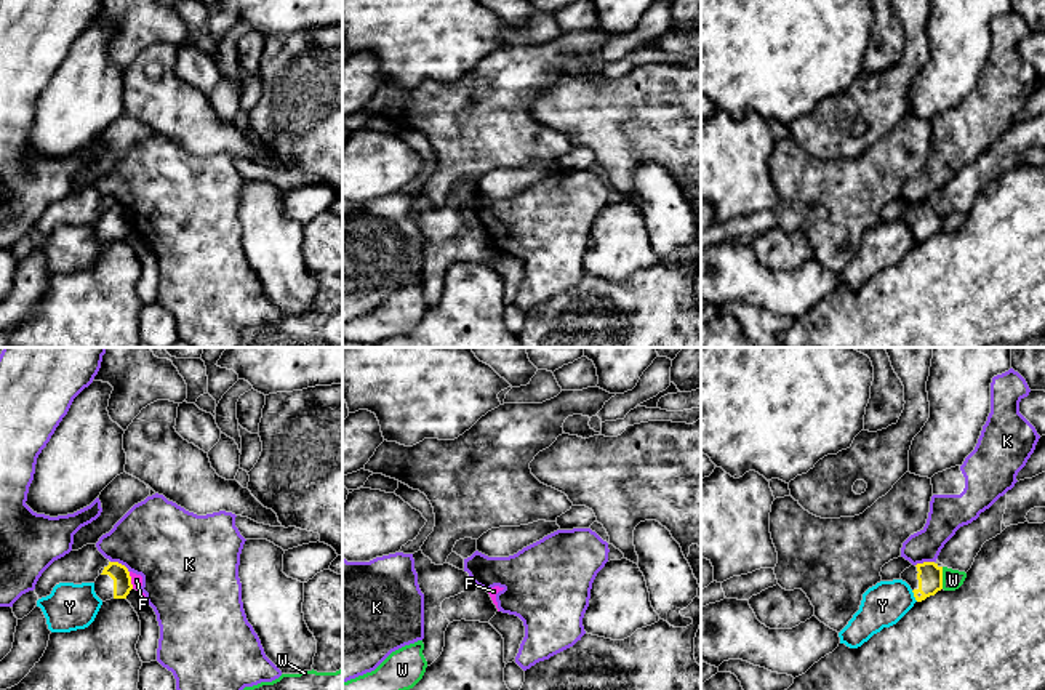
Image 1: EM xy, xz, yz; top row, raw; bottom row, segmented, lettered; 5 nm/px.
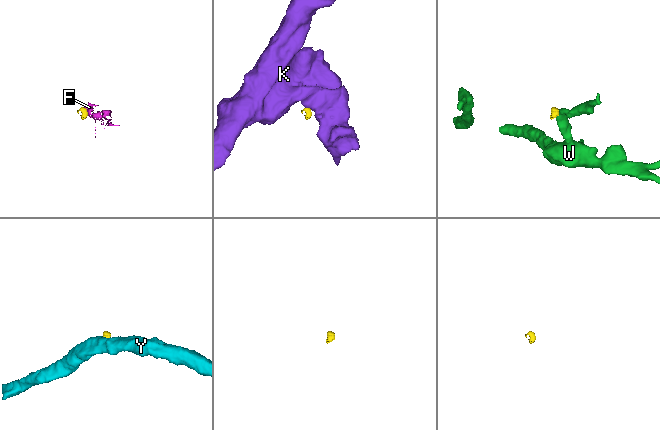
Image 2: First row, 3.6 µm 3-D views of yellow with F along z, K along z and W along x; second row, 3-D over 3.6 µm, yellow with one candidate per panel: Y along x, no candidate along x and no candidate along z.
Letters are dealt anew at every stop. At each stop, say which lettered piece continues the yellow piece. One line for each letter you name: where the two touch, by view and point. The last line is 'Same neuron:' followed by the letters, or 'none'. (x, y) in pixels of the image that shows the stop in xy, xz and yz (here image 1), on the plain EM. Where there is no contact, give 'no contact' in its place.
Same neuron: none

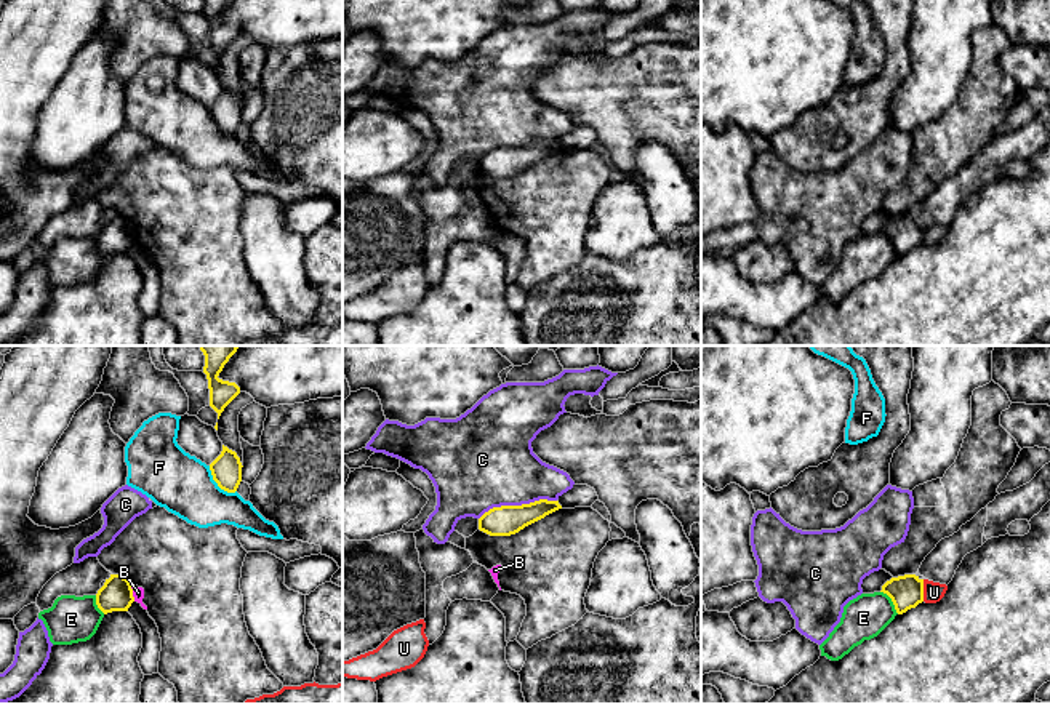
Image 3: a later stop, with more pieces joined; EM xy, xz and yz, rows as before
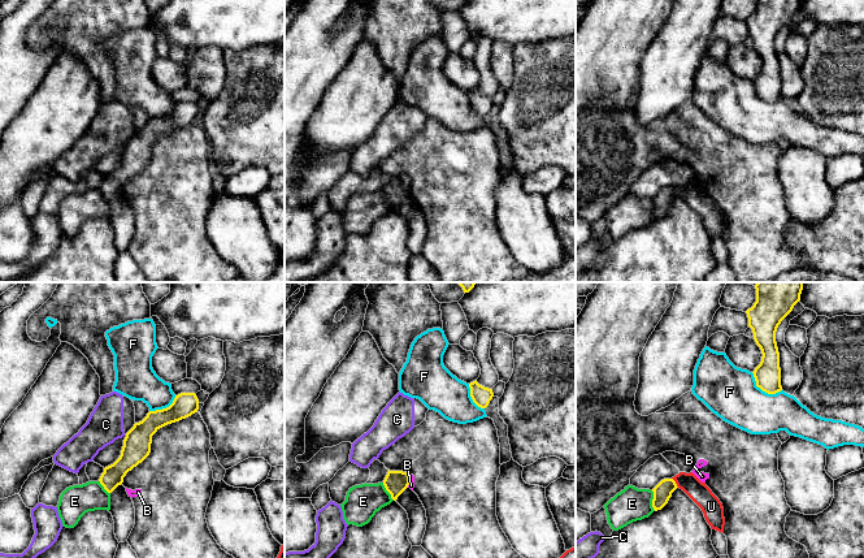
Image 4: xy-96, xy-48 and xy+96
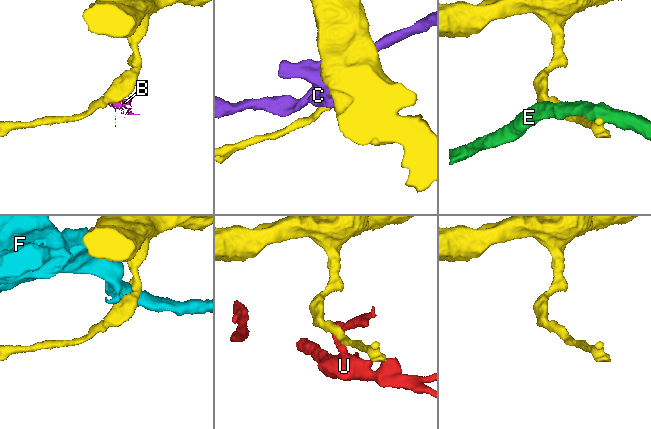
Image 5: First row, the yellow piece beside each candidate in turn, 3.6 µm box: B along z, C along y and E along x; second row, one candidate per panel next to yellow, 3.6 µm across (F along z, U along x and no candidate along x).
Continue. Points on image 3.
Same neuron: none

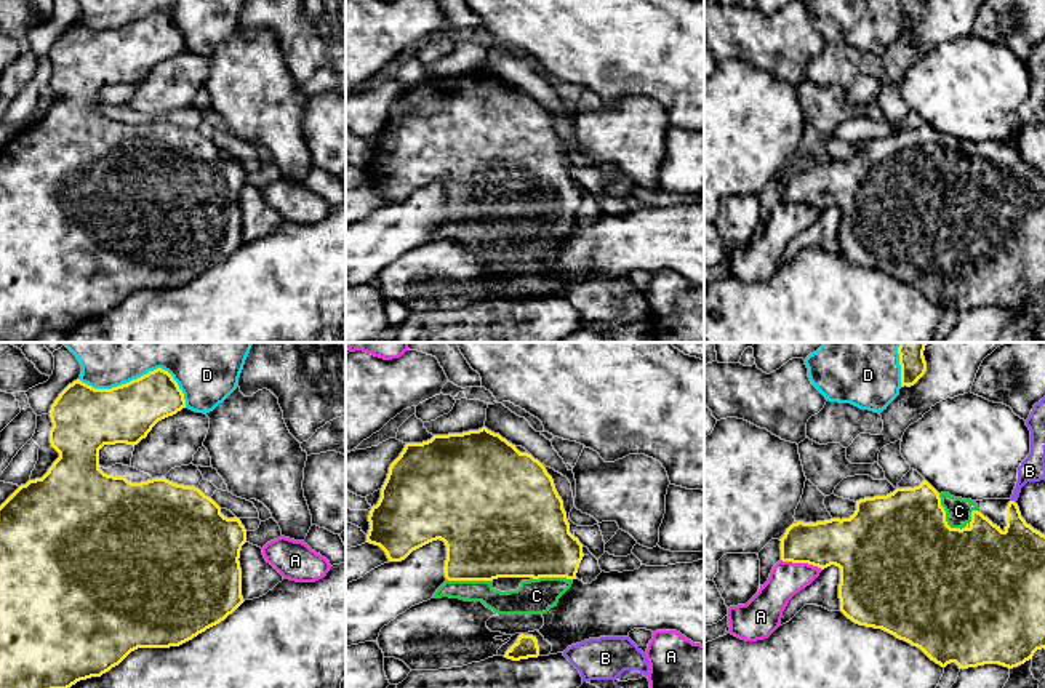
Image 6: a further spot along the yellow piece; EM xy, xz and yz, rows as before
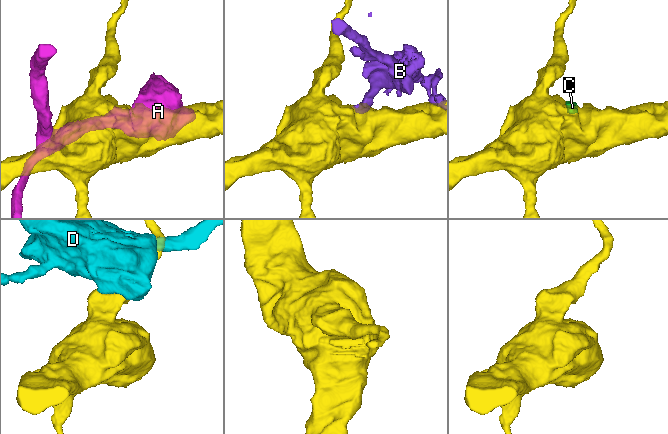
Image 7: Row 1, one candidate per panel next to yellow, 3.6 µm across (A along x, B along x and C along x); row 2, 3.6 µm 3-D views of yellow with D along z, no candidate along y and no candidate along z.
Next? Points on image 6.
C: meets yellow in yz at (944, 162)
Same neuron: C

